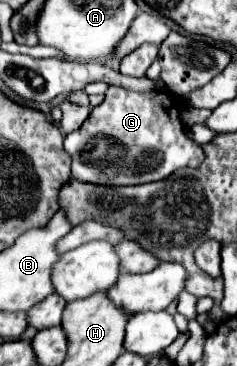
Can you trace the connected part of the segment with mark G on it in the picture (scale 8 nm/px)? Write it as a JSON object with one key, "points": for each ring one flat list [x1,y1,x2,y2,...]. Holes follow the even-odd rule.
{"points":[[110,86,106,92,106,98,100,106,96,106,90,114,90,120,86,120,82,124,82,128,74,130,72,134,68,134,68,138,64,140,64,148,72,154,72,176,80,182,90,182,90,184,108,184,108,186,134,186,134,184,146,184,146,182,156,182,156,180,164,180,168,178,172,172,176,172,178,168,186,168,186,166,200,166,204,160,204,152,200,148,200,144,196,144,194,140,190,140,182,128,182,122,178,118,178,114,166,114,166,94,164,92,134,92,134,90,126,90,126,88,118,88,118,86],[94,138,114,138,120,148,124,150,124,156,116,162,110,164,88,164,82,156,82,152,88,150,88,144],[142,154,160,154,162,162,156,168,146,168,142,166,138,160]]}

